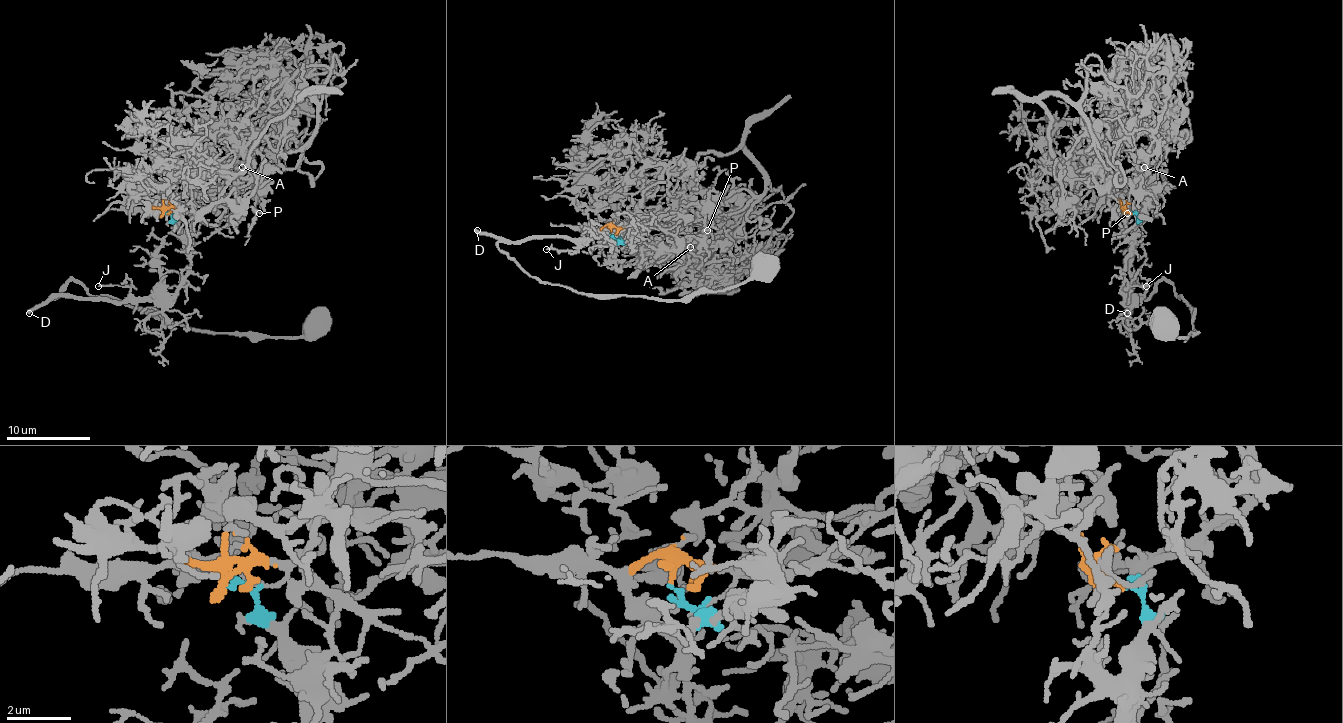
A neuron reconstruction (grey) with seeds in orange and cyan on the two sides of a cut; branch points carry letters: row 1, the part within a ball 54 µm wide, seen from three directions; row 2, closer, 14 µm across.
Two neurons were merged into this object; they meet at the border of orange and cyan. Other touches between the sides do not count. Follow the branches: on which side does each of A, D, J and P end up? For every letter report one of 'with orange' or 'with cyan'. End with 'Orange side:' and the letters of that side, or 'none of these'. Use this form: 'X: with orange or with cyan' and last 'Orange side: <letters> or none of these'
A: with orange
D: with cyan
J: with cyan
P: with orange
Orange side: A, P

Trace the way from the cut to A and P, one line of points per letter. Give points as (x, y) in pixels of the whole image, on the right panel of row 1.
A: (1131, 213), (1124, 208), (1124, 223), (1129, 229), (1137, 219), (1137, 166), (1139, 170), (1143, 166)
P: (1131, 213), (1124, 208), (1129, 229), (1137, 219), (1133, 194), (1129, 196), (1126, 213)

